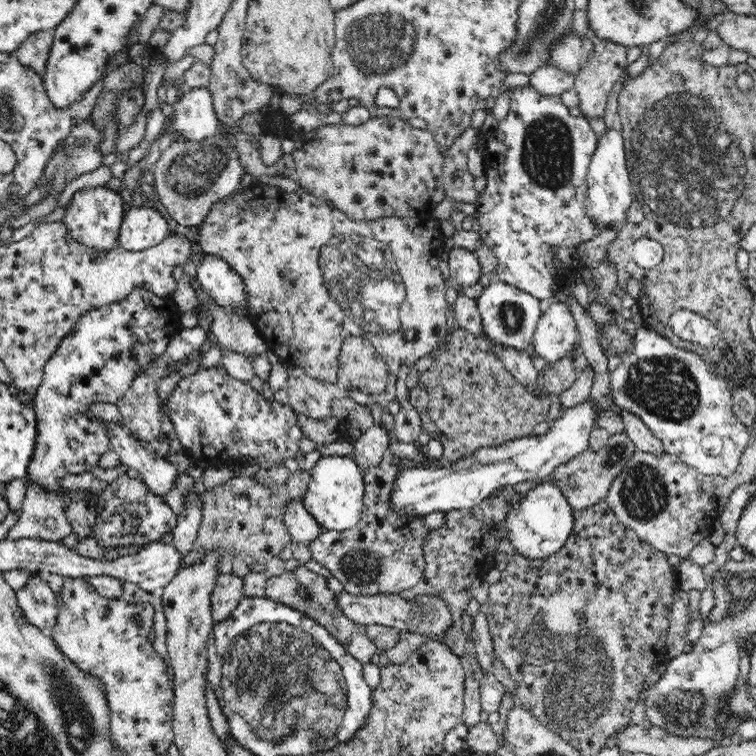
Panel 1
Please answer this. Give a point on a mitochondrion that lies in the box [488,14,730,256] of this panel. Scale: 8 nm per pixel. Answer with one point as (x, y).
(547, 152)

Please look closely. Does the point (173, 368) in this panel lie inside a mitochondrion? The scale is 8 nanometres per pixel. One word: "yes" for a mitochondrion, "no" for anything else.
no

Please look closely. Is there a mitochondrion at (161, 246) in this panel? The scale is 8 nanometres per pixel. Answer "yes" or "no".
no

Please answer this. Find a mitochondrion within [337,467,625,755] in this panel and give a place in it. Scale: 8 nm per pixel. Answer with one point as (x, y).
(561, 711)

